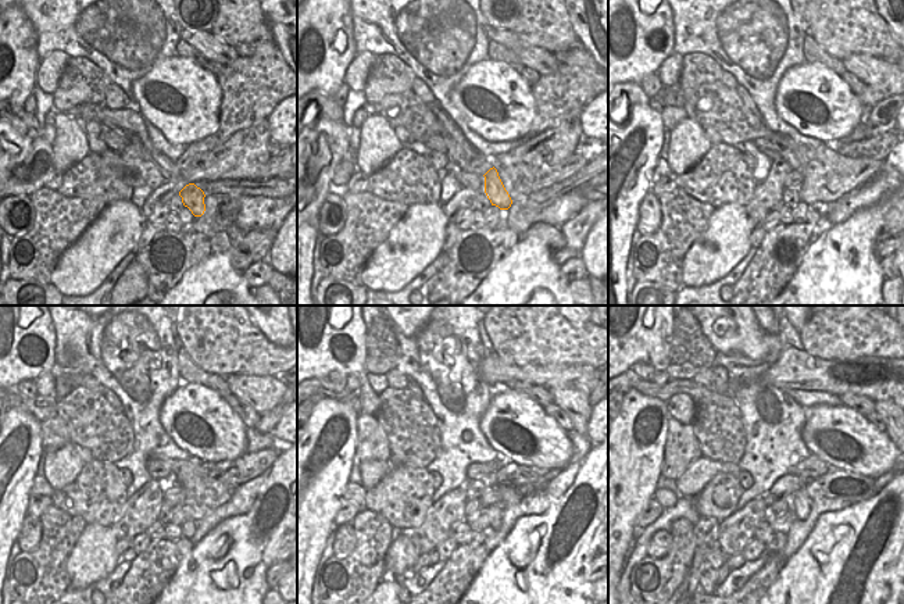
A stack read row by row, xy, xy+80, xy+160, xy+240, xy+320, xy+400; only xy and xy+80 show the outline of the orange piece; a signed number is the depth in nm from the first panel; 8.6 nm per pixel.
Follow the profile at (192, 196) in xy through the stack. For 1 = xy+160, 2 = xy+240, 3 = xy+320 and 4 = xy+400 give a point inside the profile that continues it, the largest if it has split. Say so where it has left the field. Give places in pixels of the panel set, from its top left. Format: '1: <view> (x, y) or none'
1: xy+160 (772, 152)
2: xy+240 (157, 468)
3: xy+320 (478, 470)
4: xy+400 (720, 375)

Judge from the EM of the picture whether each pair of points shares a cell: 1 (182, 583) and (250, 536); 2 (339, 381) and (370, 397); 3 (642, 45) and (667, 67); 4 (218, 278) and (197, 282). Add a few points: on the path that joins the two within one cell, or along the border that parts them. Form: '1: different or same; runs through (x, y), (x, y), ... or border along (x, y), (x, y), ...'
1: same; runs through (199, 574), (211, 561), (221, 560), (233, 549)
2: different; border along (346, 375), (331, 372), (327, 376)
3: different; border along (674, 52), (656, 72)
4: same; runs through (213, 282), (203, 282)

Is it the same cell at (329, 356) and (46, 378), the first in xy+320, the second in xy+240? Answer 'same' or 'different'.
different

